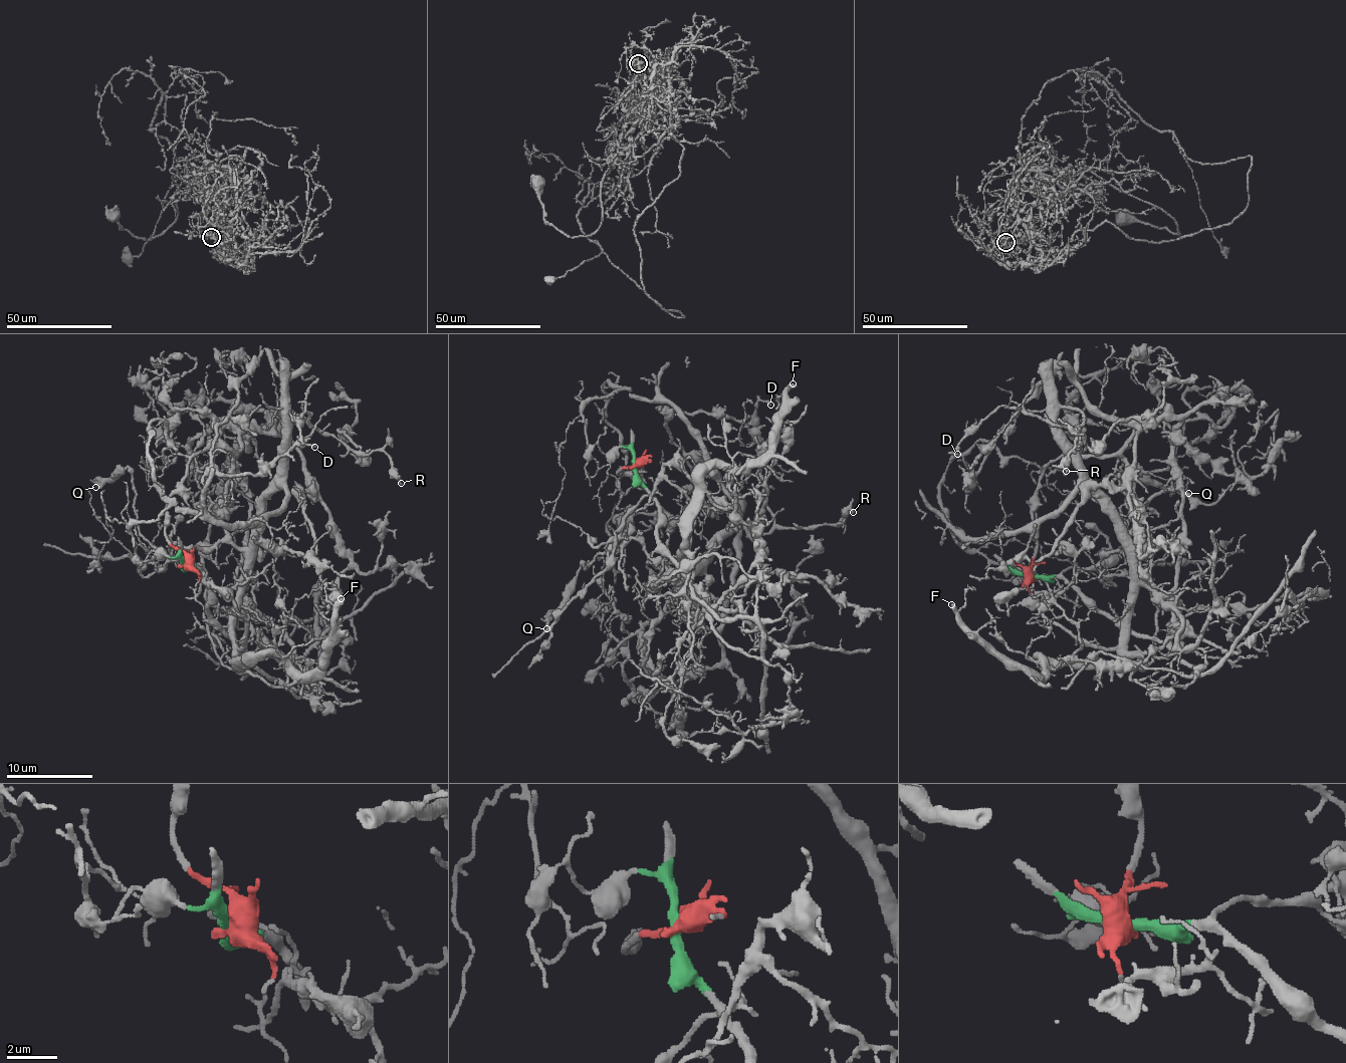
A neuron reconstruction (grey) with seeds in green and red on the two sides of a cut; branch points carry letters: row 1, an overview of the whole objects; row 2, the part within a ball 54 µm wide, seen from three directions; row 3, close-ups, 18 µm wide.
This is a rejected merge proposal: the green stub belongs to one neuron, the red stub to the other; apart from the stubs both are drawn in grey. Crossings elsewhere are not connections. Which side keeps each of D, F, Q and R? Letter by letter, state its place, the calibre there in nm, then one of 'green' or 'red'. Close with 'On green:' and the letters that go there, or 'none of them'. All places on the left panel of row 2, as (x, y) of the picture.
D: (314, 447) | 170 nm | red
F: (341, 598) | 440 nm | red
Q: (95, 487) | 200 nm | green
R: (401, 483) | 150 nm | red
On green: Q

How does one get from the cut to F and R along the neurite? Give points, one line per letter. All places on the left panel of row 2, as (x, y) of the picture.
F: (184, 563), (167, 502), (188, 460), (230, 449), (226, 537), (246, 558), (235, 657), (312, 673), (341, 598)
R: (184, 563), (165, 519), (188, 460), (236, 454), (224, 527), (245, 547), (287, 409), (382, 451), (401, 484)

